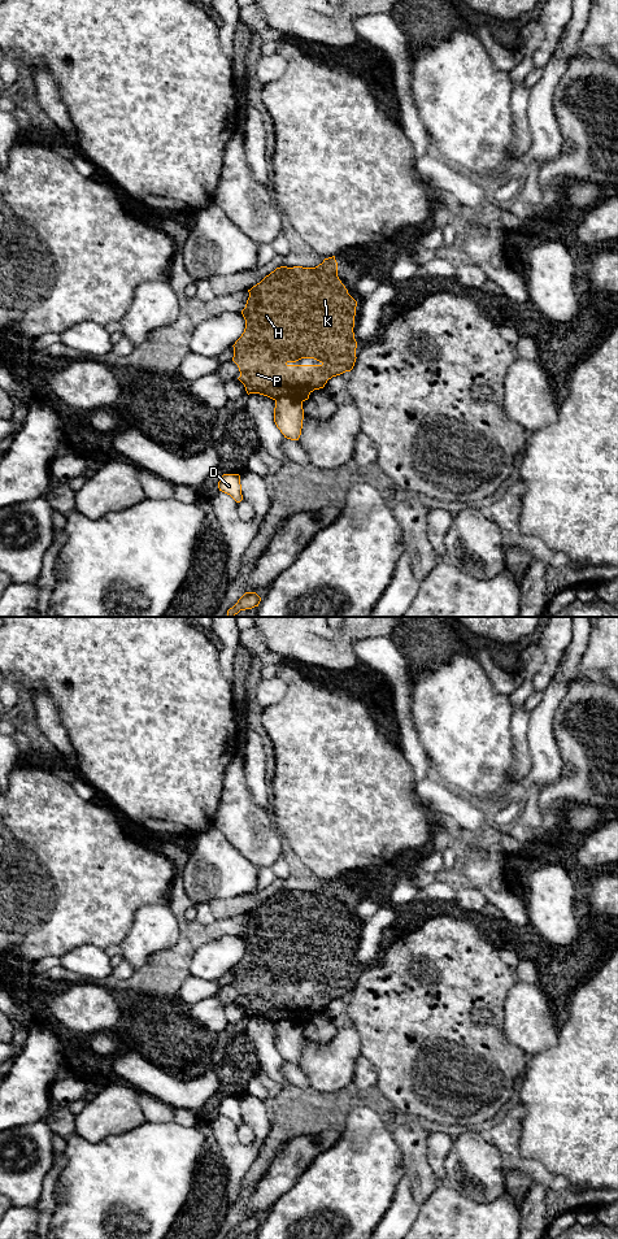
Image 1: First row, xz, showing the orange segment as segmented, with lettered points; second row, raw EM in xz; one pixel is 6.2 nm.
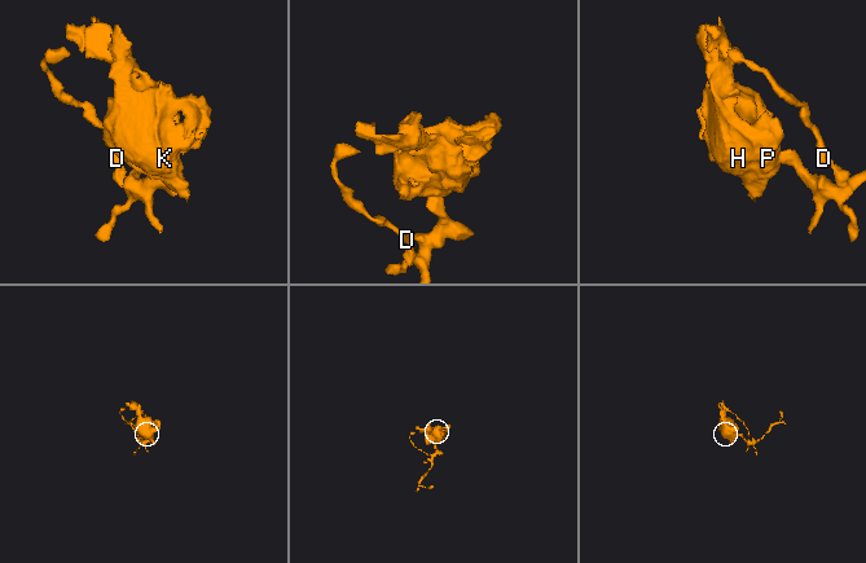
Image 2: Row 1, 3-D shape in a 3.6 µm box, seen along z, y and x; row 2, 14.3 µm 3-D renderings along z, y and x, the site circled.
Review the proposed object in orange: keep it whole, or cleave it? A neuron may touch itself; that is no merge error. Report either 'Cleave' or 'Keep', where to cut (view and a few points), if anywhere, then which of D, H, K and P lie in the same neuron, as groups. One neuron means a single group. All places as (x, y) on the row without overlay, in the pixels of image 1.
Cleave. Split along xz (275, 1022), (288, 1020), (301, 1026). Groups: D / H K P

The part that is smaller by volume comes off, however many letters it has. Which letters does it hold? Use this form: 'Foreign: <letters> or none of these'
Foreign: D

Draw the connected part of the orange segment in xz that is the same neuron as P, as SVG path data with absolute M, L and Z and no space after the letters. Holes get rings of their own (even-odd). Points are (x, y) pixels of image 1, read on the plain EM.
M335 879L325 882L315 891L277 891L248 916L249 921L241 934L245 952L232 969L232 984L240 995L238 1003L244 1008L248 1018L260 1017L273 1023L286 1020L303 1026L314 1013L323 1012L328 1003L353 992L357 982L357 965L353 956L357 925L338 900ZM301 982L314 982L321 987L296 988L295 986Z

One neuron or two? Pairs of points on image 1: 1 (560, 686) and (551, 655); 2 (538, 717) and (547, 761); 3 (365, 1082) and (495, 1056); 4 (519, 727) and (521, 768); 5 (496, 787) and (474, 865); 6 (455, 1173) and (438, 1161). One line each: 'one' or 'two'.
1: two
2: one
3: two
4: one
5: two
6: two

